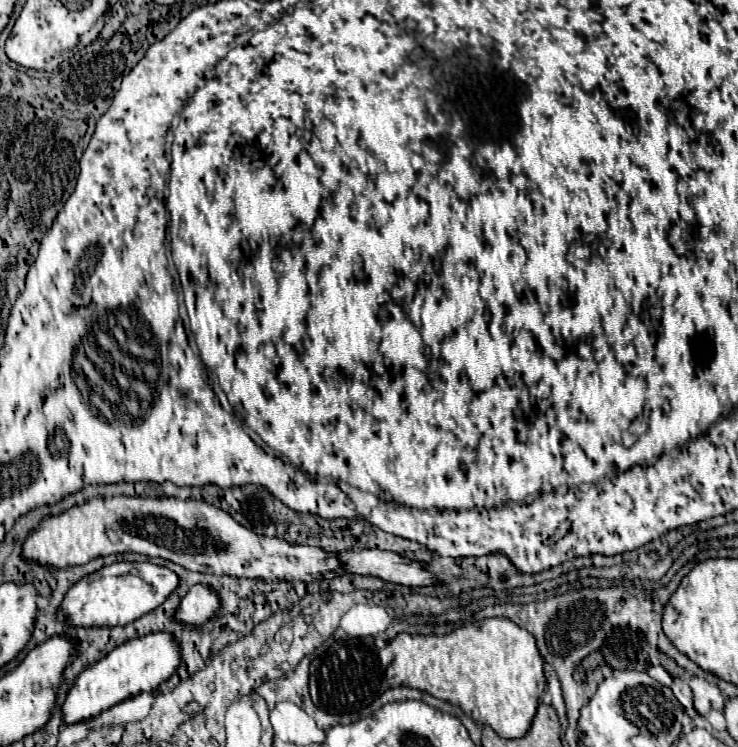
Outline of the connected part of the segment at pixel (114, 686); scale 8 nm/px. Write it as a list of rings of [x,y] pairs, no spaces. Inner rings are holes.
[[[151,632],[147,636],[129,640],[121,644],[103,660],[87,666],[73,684],[63,704],[63,714],[67,724],[75,724],[81,720],[91,720],[111,706],[137,696],[141,692],[153,692],[161,682],[169,680],[181,664],[181,646],[173,632]]]

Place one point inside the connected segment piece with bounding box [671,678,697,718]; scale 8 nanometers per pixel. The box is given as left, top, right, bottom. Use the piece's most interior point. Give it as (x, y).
(681, 689)

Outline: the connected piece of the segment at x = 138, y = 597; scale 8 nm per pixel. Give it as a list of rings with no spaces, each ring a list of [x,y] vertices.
[[[115,562],[73,584],[61,612],[73,626],[125,626],[161,606],[179,586],[179,576],[151,562]]]

